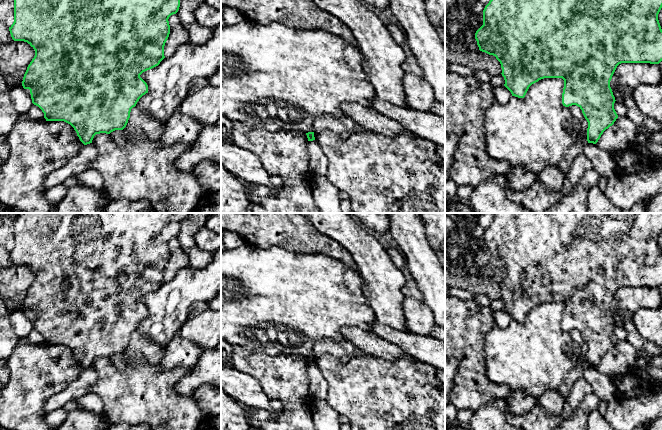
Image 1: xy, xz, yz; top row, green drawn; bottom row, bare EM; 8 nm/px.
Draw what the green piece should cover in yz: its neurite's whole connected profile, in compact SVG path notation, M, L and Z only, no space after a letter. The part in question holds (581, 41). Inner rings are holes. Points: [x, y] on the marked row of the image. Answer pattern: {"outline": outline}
{"outline": "M490 0L483 10L483 25L476 31L475 39L479 50L493 55L500 62L504 86L512 96L524 98L529 87L544 78L562 78L564 88L562 104L565 107L578 106L588 122L587 141L596 144L603 132L614 124L618 115L614 109L615 97L610 87L612 76L621 63L659 64L662 61L662 29L658 14L662 8L662 0Z"}

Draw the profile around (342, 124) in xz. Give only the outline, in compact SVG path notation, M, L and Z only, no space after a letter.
M331 115L318 116L313 121L313 129L316 134L324 130L330 130L337 134L341 133L359 133L365 131L365 129L346 116L335 117Z

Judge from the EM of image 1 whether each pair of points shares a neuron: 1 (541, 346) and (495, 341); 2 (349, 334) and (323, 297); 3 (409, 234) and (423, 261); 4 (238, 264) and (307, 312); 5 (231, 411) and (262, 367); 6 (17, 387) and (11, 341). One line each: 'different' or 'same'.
1: same
2: different
3: same
4: same
5: different
6: different

